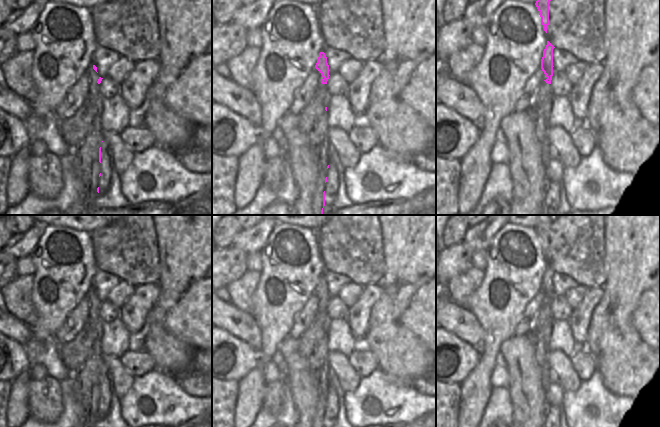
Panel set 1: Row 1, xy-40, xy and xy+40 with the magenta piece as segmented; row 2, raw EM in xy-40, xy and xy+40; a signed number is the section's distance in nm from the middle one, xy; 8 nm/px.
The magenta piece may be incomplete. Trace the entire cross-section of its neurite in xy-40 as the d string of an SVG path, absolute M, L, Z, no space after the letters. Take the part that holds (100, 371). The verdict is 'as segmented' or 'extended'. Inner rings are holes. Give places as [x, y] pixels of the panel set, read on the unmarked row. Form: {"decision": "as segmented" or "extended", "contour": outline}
{"decision": "extended", "contour": "M95 340L89 357L79 371L79 379L83 383L83 403L89 411L87 427L94 427L99 421L99 402L101 400L101 368L103 353L98 340Z"}

